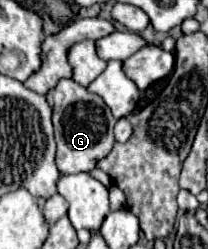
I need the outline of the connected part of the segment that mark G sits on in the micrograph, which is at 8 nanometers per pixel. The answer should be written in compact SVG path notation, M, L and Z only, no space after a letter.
M60 79L58 85L46 95L48 105L52 107L52 123L58 143L56 165L60 173L82 173L92 171L100 159L104 159L114 145L114 123L110 109L102 101L102 97L86 91L86 87L78 85L72 79Z

